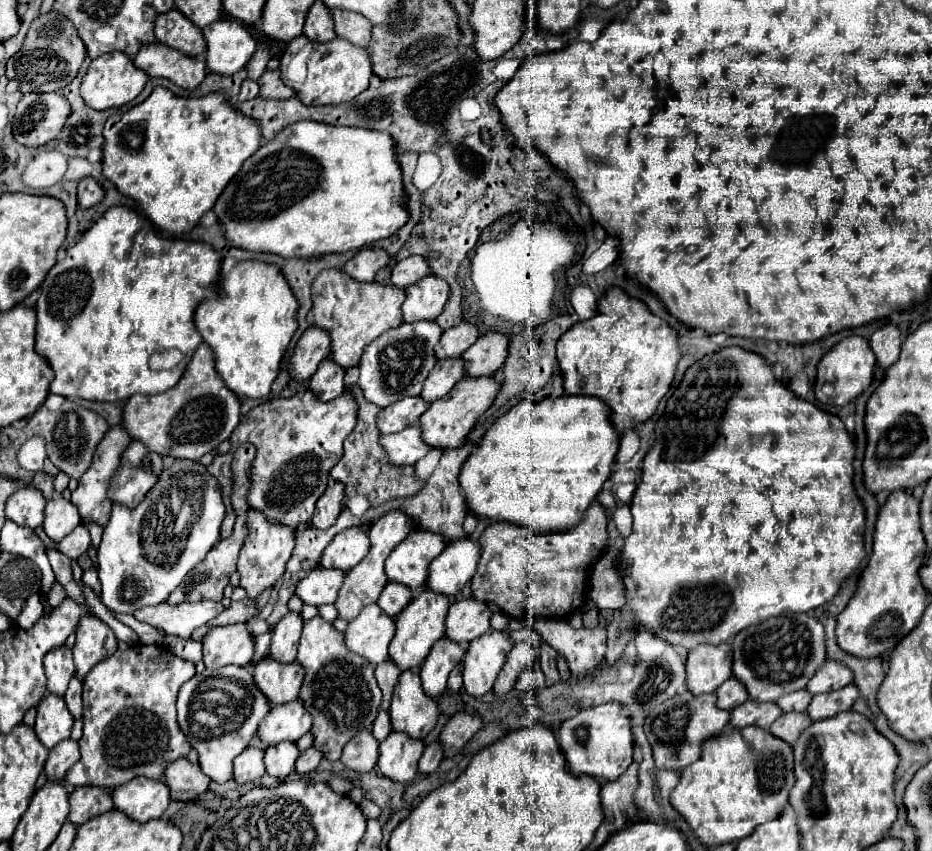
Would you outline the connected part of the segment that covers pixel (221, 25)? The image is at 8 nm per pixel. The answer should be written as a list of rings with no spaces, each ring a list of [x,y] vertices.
[[[221,18],[205,26],[203,36],[207,40],[207,66],[215,74],[235,74],[255,54],[255,38],[233,18]]]

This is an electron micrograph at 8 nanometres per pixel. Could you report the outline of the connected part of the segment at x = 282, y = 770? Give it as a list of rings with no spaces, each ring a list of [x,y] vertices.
[[[279,742],[265,750],[265,768],[269,776],[285,778],[295,768],[295,760],[299,758],[299,748],[295,742]]]

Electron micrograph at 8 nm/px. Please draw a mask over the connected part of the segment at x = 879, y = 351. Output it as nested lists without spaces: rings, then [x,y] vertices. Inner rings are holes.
[[[887,324],[883,328],[879,328],[871,340],[871,350],[877,356],[877,364],[881,368],[889,368],[893,362],[897,362],[899,352],[901,352],[901,332],[897,326]]]

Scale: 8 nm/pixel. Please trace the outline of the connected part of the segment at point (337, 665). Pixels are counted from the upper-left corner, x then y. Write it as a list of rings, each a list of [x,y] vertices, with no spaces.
[[[321,616],[305,622],[297,660],[307,670],[299,698],[313,714],[311,732],[315,734],[315,748],[323,750],[325,758],[337,760],[341,748],[359,730],[371,728],[381,706],[381,690],[373,676],[373,668],[365,668],[367,662],[345,646],[343,632],[335,630],[335,626]]]

